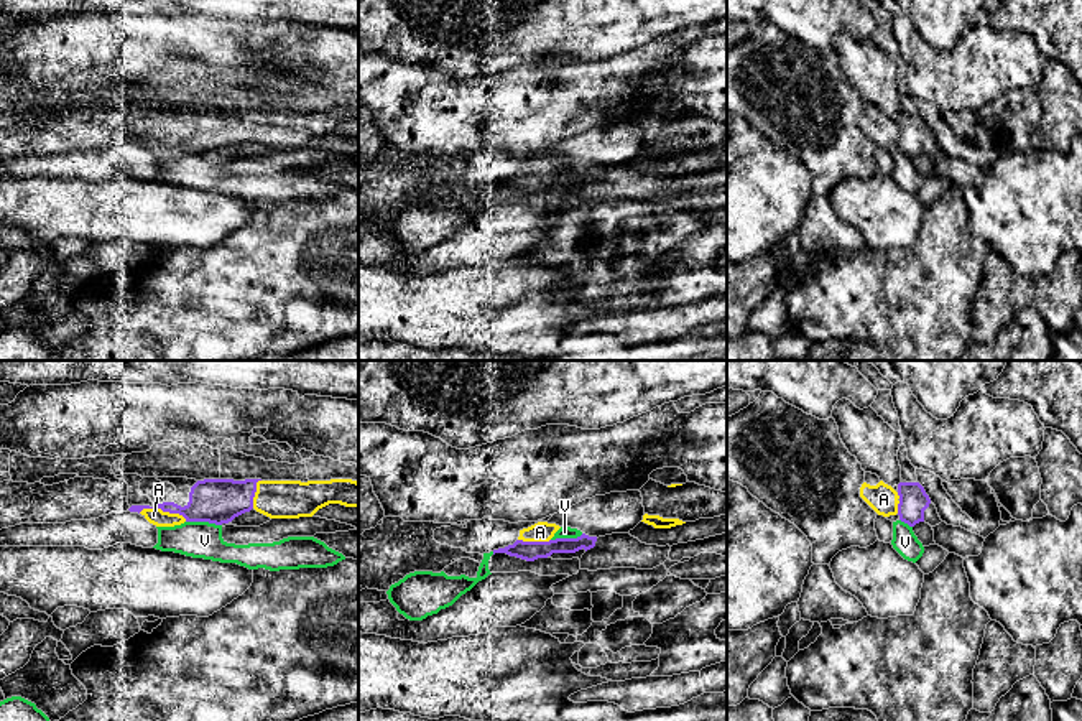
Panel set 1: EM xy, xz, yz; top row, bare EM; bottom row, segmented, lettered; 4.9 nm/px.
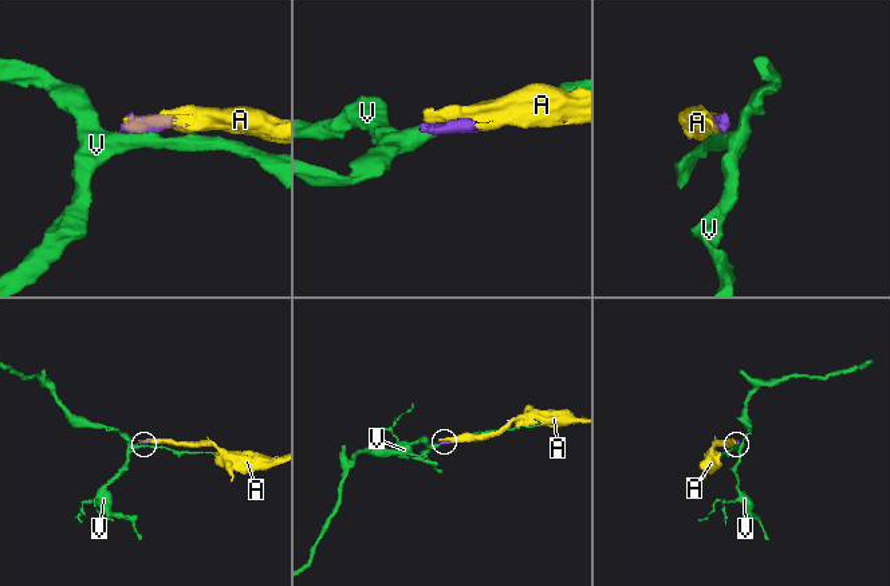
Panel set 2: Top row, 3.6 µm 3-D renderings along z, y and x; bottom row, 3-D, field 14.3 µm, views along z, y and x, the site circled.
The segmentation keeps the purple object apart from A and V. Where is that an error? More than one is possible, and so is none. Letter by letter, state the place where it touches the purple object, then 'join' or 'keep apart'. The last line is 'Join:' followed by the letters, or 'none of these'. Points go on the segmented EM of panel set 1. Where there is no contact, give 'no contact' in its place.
A: xy (163, 511) | join
V: xy (204, 520) | keep apart
Join: A

